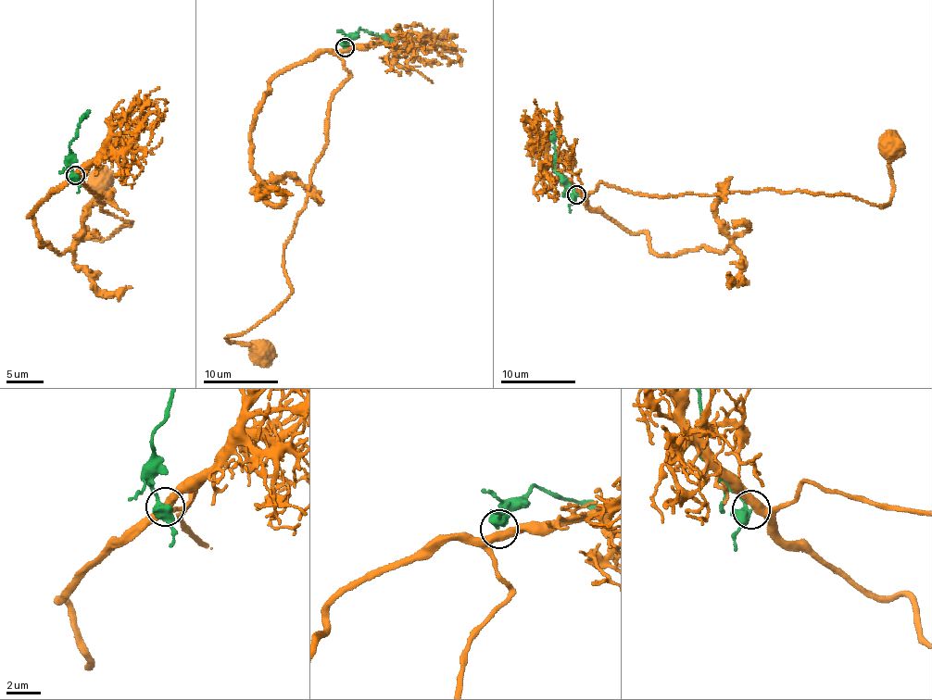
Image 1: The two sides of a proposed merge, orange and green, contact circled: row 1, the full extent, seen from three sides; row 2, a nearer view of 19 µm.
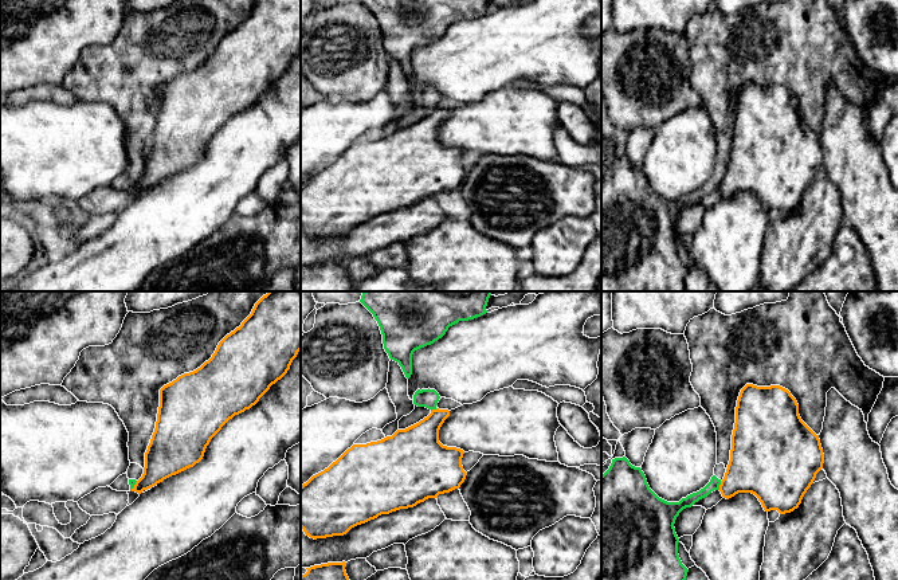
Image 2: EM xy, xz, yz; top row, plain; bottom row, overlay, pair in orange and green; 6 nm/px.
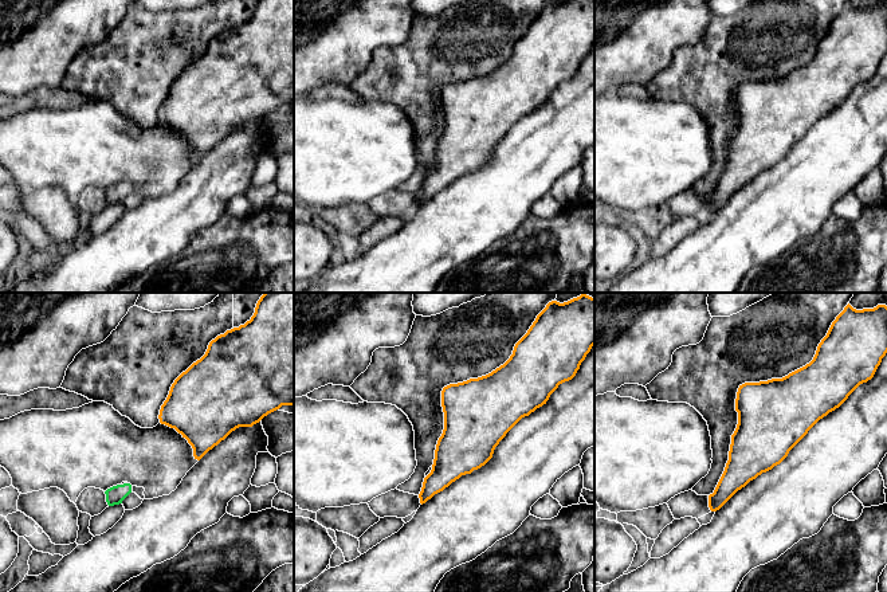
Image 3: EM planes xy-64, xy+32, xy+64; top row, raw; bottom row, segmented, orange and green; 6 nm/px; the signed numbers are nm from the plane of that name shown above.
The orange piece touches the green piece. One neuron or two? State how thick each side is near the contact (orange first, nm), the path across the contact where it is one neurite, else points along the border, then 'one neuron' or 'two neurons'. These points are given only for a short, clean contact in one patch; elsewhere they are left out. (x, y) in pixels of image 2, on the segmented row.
320/70 nm | along yz (721, 481), (718, 489) | two neurons

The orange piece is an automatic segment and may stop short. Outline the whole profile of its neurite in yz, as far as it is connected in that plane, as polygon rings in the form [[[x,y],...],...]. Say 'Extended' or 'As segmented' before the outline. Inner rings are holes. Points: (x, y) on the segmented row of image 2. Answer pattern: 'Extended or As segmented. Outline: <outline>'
As segmented. Outline: [[[753,384],[741,389],[730,461],[719,485],[724,498],[752,493],[765,512],[791,513],[823,463],[819,435],[801,420],[788,389]]]

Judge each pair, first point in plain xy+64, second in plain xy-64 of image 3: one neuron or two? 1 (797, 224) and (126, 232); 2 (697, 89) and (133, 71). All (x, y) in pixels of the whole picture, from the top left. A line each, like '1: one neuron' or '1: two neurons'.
1: one neuron
2: one neuron

